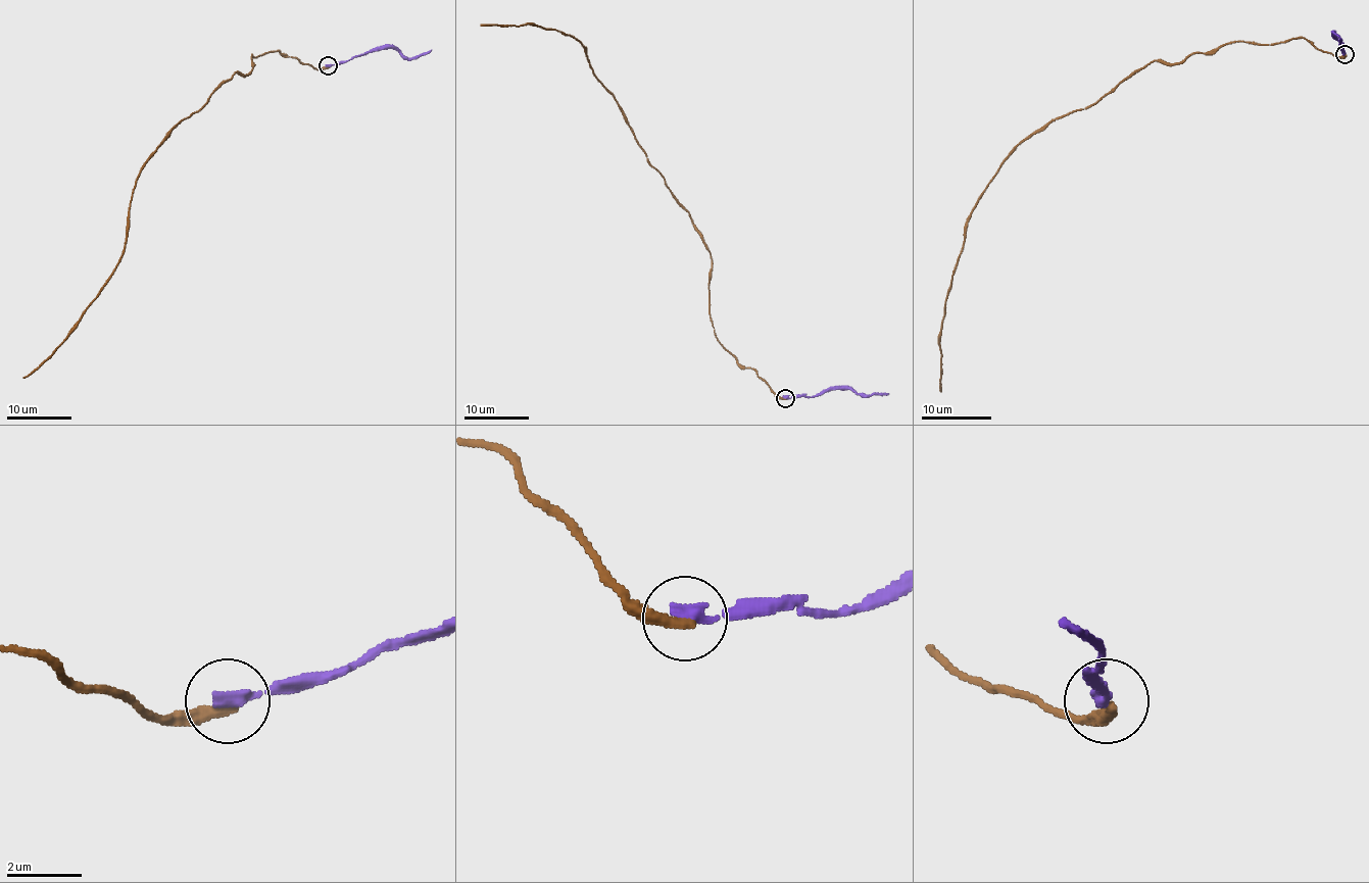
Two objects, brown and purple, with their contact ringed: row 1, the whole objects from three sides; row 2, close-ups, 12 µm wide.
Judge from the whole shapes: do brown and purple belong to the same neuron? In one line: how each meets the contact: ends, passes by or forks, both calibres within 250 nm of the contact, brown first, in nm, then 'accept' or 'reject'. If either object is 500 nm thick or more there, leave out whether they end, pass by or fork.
brown ends | purple ends | 320/320 nm | reject

